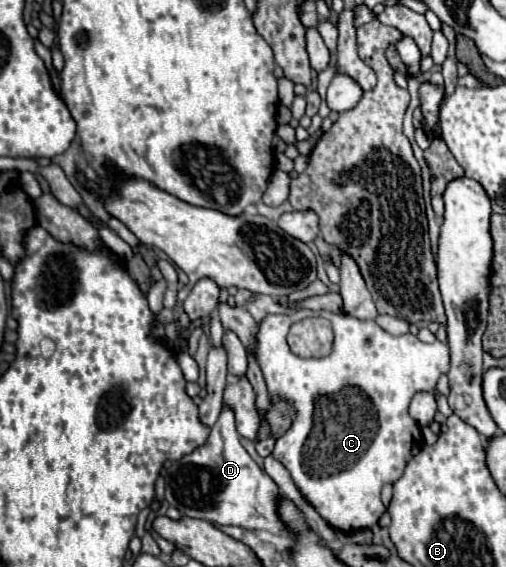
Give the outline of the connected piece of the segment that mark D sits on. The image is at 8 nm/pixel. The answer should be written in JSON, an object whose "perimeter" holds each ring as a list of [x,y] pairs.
{"perimeter":[[[222,407],[218,421],[210,427],[210,435],[196,451],[174,461],[166,473],[166,501],[182,515],[214,521],[218,525],[238,525],[244,529],[266,529],[274,535],[292,539],[292,531],[280,519],[276,503],[280,503],[280,489],[270,475],[266,475],[240,445],[240,435],[234,427],[232,407]]]}

